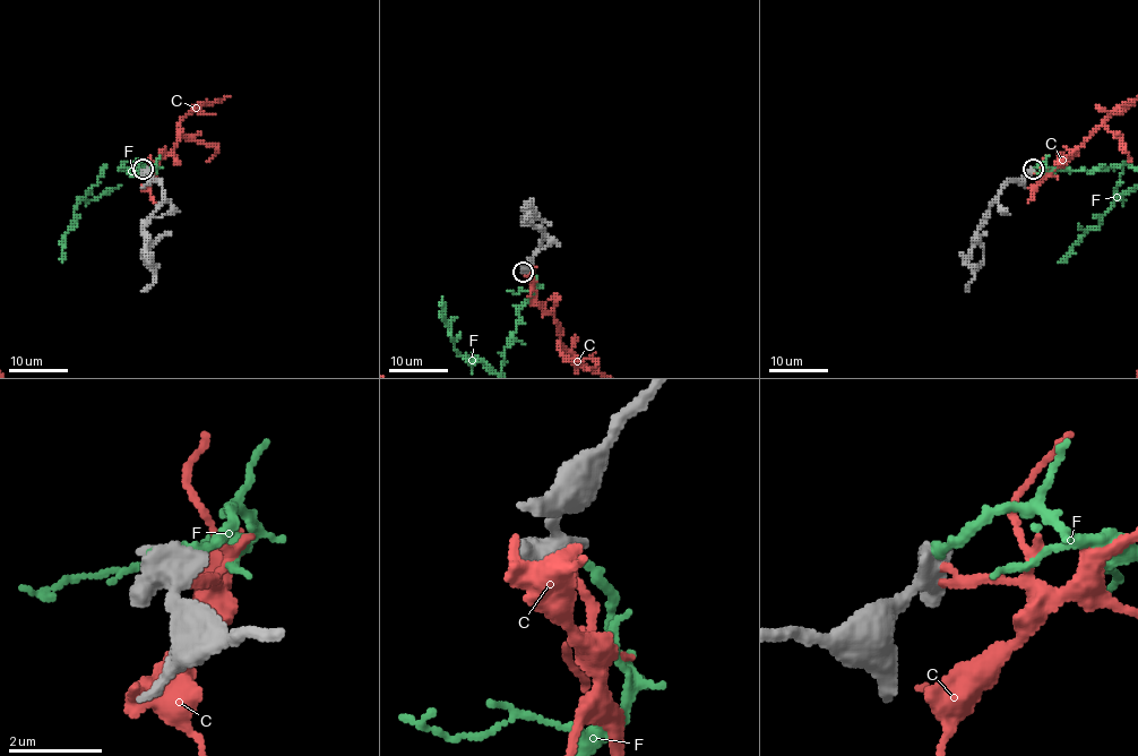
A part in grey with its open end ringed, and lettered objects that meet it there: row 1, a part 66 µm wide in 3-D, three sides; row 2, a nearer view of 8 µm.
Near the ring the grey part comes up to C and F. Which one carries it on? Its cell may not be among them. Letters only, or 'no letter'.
no letter

